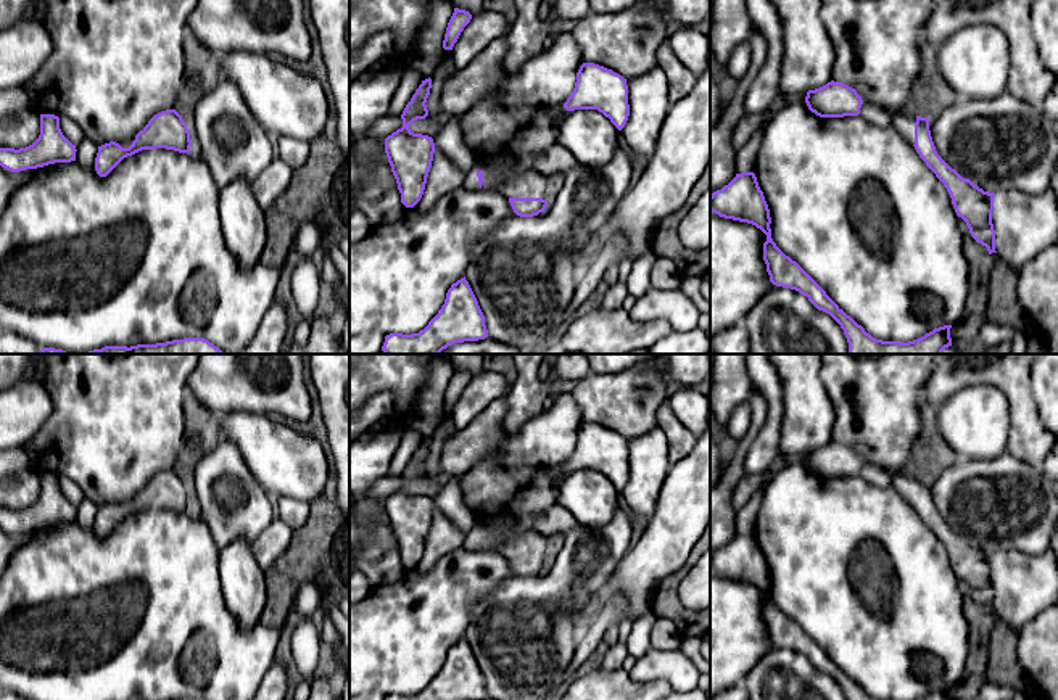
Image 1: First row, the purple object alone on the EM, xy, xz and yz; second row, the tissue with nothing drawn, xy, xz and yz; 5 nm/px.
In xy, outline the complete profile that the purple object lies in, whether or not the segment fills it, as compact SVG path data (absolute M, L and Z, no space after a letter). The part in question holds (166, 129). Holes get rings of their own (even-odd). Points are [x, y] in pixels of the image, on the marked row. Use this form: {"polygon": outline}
{"polygon": "M166 109L148 121L129 148L116 142L98 146L95 171L100 177L106 177L124 158L142 150L166 148L188 154L190 146L190 132L182 116L176 109Z"}

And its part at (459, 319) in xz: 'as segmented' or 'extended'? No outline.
as segmented

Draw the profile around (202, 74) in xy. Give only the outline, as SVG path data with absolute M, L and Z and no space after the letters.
M193 34L184 40L185 74L177 113L192 111L203 95L213 90L221 79L221 55L208 50Z

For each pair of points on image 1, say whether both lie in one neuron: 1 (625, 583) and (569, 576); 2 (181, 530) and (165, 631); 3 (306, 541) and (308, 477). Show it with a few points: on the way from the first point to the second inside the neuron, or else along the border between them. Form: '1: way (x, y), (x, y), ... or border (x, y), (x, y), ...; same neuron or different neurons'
1: border (628, 549), (601, 594); different neurons
2: way (173, 555), (165, 564), (165, 605); same neuron
3: border (326, 485), (309, 504); different neurons

